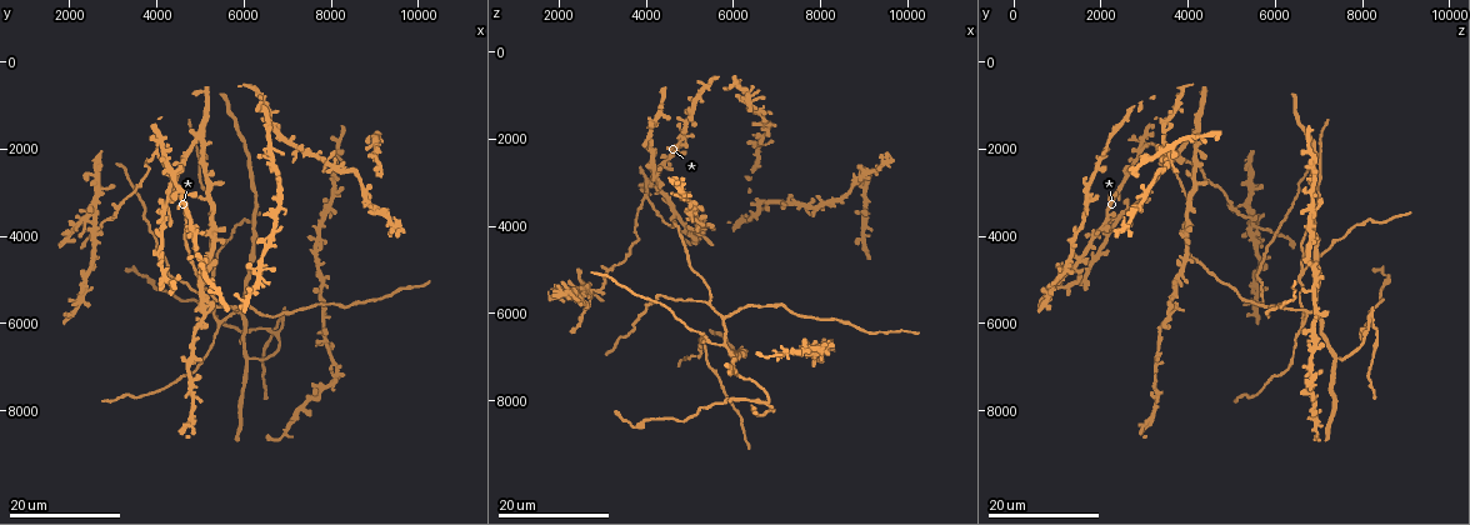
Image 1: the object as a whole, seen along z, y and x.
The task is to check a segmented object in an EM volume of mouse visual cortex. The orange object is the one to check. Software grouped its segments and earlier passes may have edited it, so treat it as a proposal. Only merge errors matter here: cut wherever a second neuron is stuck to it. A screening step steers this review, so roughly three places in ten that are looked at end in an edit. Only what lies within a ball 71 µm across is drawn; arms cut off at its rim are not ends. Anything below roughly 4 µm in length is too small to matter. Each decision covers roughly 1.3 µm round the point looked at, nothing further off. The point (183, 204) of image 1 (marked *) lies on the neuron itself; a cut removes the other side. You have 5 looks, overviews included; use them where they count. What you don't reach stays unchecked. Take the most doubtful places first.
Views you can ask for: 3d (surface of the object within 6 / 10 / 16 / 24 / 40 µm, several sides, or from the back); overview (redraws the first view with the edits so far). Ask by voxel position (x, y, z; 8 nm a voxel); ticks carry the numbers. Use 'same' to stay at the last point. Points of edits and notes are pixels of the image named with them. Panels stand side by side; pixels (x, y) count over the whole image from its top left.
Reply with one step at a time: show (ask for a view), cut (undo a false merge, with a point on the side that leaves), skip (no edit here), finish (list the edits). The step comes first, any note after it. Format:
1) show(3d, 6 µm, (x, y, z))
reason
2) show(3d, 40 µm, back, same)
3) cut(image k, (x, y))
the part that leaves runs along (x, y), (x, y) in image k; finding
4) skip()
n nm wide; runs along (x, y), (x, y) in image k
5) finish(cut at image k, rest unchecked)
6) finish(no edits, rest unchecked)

show(3d, 16 µm, (5350, 4800, 6650))

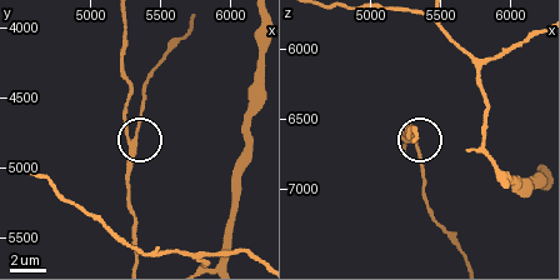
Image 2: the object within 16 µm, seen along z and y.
show(3d, 10 µm, same)

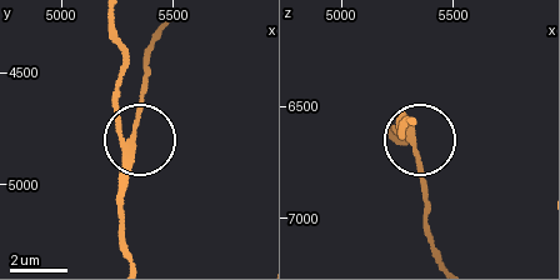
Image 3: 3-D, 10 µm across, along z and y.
skip()
runs along (130, 255), (125, 155), (146, 71) in image 3; all the same neuron

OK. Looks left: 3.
show(3d, 24 µm, (5800, 5750, 6700))
small branch off a trunk

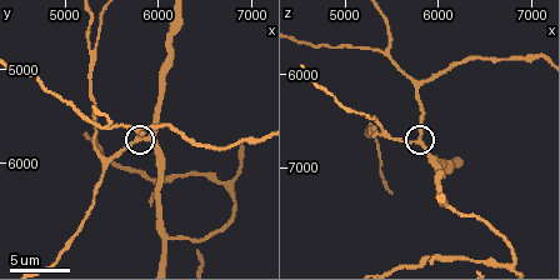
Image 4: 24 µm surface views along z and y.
show(3d, 6 µm, (5750, 5750, 6750))

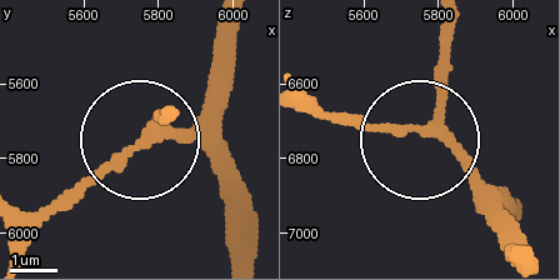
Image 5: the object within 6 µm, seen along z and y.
skip()
3 arms; runs along (449, 23), (449, 83), (425, 126), (321, 119) in image 5; continuous, no second neuron

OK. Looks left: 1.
show(3d, 6 µm, (5750, 5650, 6150))
two arms in line, one across

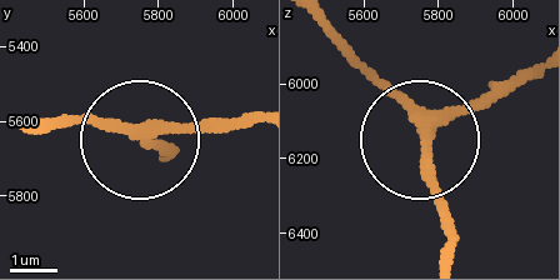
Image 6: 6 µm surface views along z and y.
skip()
240 nm wide; runs along (321, 20), (425, 135), (518, 71) in image 6; continuous, no second neuron

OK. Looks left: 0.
finish(no edits, rest unchecked)

